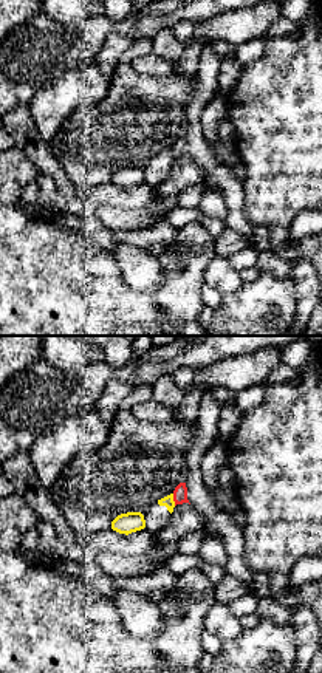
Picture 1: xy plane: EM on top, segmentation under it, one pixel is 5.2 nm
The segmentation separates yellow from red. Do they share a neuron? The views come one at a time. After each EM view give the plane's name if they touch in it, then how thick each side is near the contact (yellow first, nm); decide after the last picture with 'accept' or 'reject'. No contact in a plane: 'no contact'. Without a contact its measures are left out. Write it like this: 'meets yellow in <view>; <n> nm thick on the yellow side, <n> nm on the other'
meets yellow in xy; 60 nm thick on the yellow side, 80 nm on the other

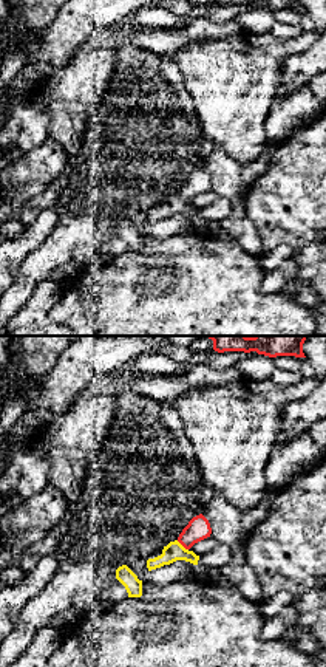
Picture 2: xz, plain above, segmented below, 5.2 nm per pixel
meets yellow in xz; 100 nm thick on the yellow side, 120 nm on the other

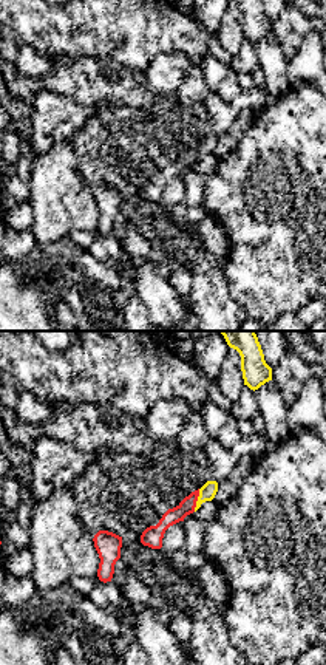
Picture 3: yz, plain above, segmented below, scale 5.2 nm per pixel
meets yellow in yz; 90 nm thick on the yellow side, 80 nm on the other

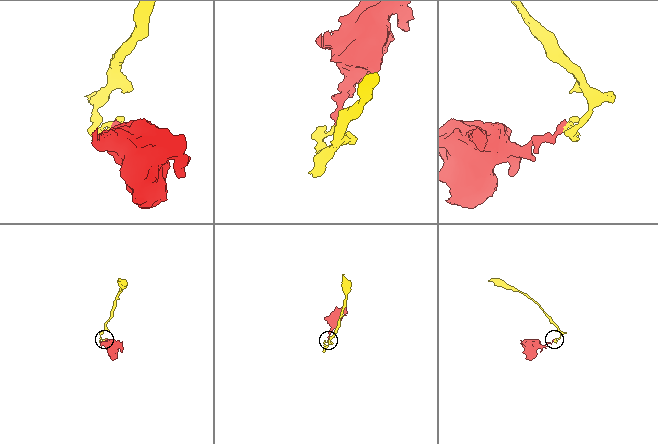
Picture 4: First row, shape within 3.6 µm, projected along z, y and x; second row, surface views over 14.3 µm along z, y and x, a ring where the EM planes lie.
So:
reject

